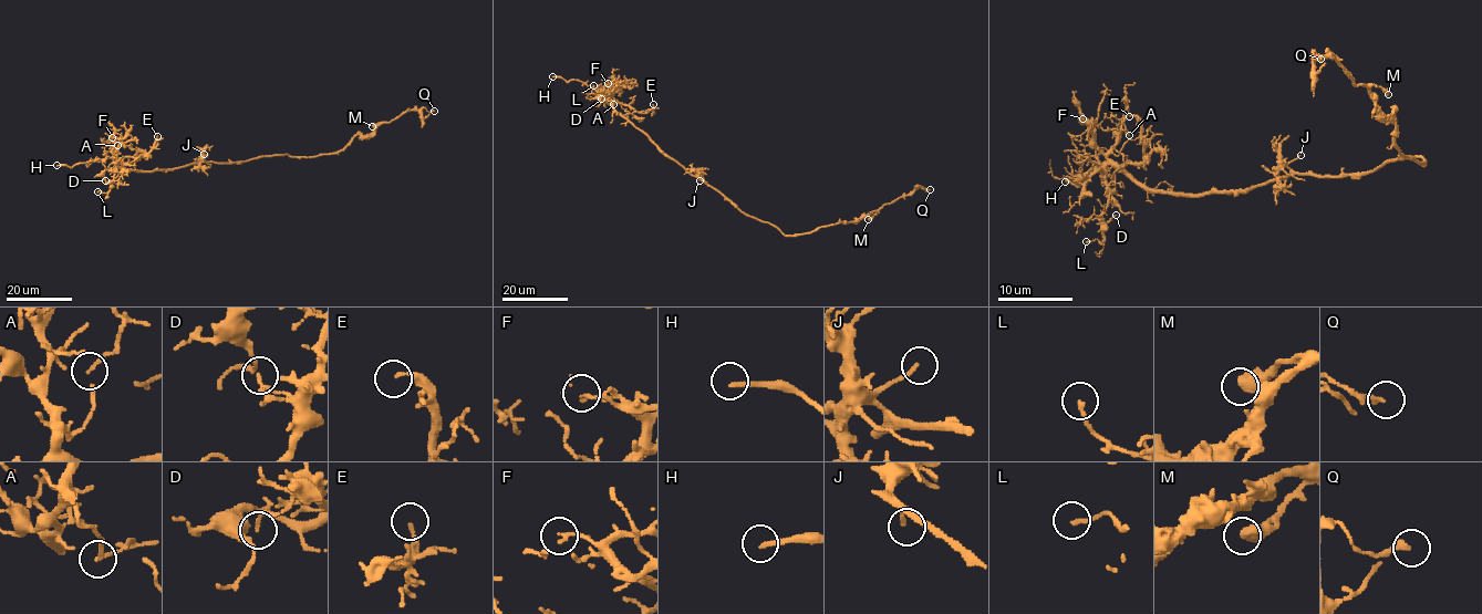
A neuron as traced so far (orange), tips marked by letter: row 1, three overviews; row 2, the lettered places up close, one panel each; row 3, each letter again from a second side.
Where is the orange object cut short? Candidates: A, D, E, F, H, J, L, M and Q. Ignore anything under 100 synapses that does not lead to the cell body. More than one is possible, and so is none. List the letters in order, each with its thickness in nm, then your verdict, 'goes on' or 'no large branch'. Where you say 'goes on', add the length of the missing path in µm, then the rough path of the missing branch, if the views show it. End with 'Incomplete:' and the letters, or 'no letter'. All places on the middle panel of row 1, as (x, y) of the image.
A: 90 nm | no large branch
D: 80 nm | no large branch
E: 170 nm | no large branch
F: 150 nm | no large branch
H: 220 nm | goes on | 60 µm
J: 150 nm | no large branch
L: 160 nm | no large branch
M: 500 nm | no large branch
Q: 170 nm | no large branch
Incomplete: H

